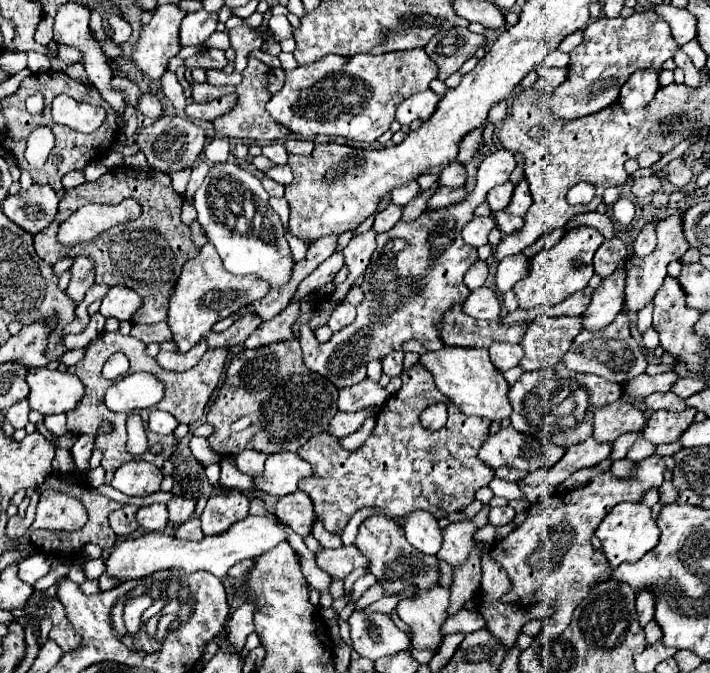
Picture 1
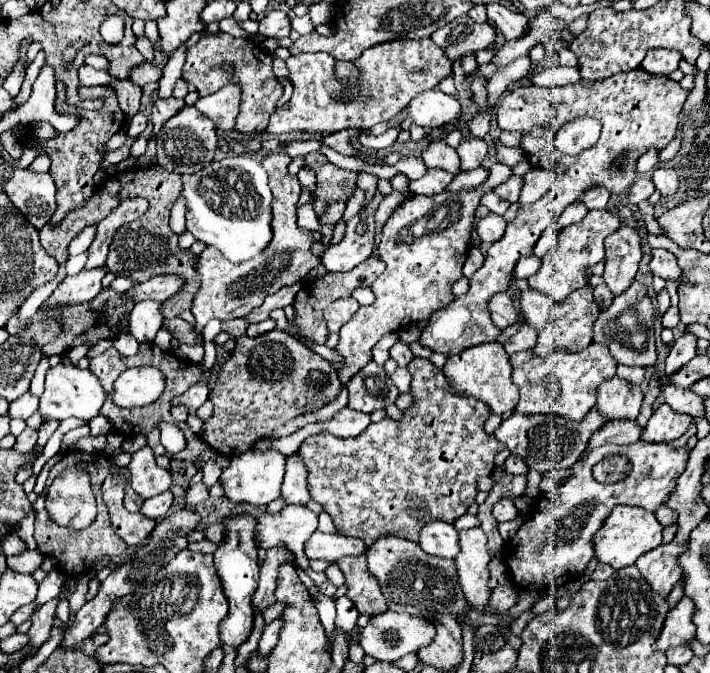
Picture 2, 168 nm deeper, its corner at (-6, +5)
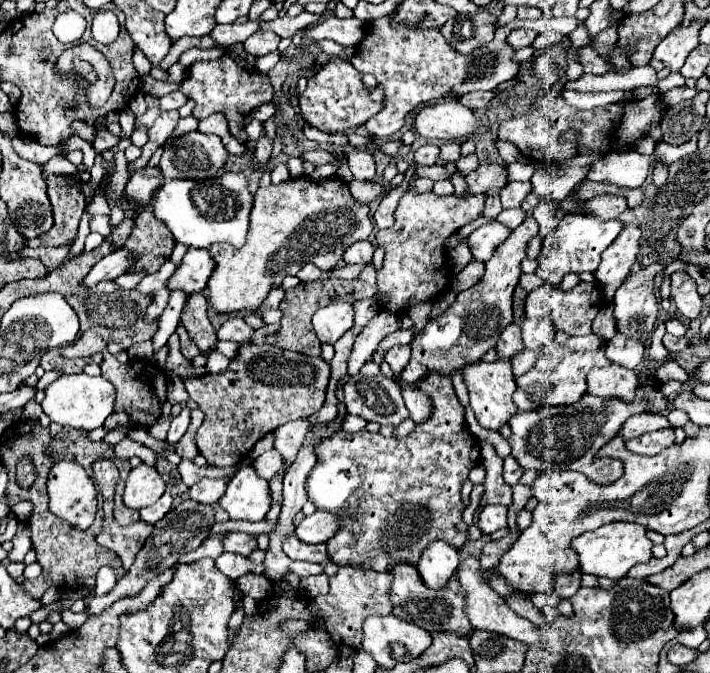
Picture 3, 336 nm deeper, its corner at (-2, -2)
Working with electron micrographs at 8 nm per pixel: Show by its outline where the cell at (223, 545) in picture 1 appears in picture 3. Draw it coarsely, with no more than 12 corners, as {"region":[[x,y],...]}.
{"region":[[316,511],[296,527],[302,543],[326,543],[338,531],[338,517]]}

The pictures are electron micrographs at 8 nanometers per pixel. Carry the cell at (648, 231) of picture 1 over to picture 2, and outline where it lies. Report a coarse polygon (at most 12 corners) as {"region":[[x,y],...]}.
{"region":[[652,250],[654,276],[684,282],[678,260],[668,250]]}

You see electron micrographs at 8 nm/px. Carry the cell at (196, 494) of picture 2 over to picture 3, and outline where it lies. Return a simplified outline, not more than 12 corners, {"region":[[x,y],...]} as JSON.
{"region":[[202,479],[190,497],[204,505],[216,503],[228,479]]}

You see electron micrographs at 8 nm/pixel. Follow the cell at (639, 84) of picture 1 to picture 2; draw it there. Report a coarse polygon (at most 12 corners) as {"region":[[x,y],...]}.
{"region":[[654,48],[642,68],[648,74],[668,76],[678,68],[678,50]]}

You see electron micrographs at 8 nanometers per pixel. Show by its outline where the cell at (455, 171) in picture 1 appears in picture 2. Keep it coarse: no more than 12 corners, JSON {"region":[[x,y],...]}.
{"region":[[444,140],[422,150],[428,168],[458,174],[460,158]]}

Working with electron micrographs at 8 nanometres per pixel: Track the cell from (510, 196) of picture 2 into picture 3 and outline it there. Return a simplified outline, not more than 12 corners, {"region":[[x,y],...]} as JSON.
{"region":[[510,181],[500,191],[504,209],[520,207],[530,195],[528,181]]}

